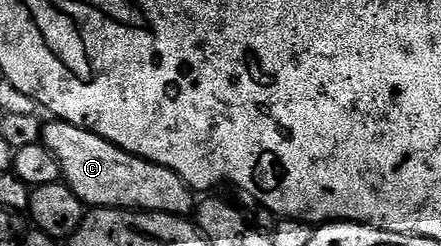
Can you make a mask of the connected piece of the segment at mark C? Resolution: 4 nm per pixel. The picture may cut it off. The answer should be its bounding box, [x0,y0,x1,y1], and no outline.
[41,120,194,216]

